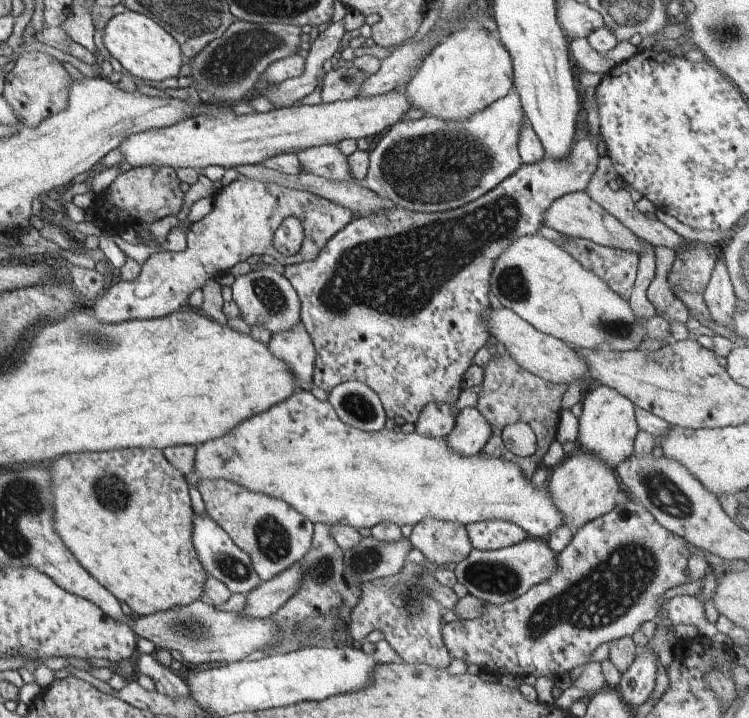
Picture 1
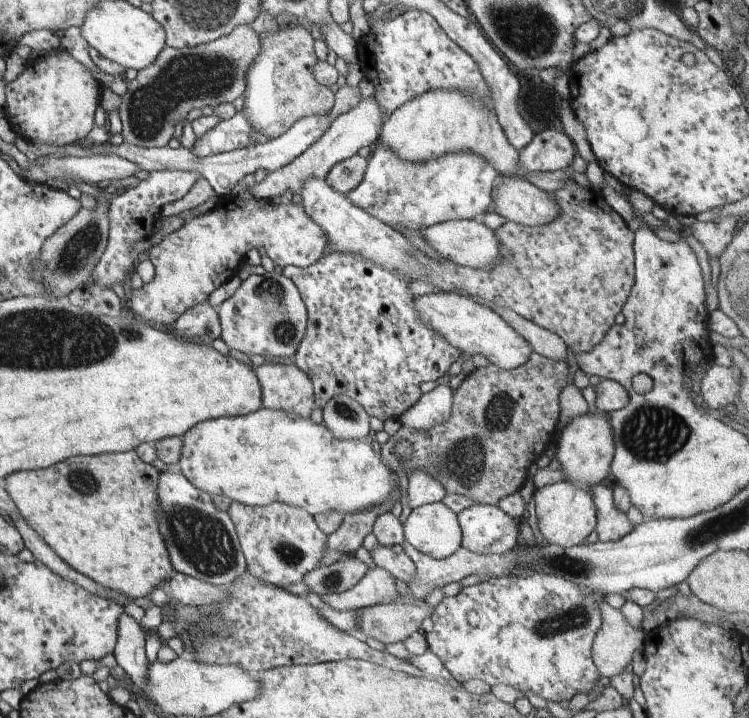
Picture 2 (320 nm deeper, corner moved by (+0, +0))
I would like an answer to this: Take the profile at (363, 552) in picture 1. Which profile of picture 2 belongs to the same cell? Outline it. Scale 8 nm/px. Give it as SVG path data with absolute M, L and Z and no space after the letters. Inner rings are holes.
M355 556L342 558L328 566L318 566L308 571L302 582L314 594L333 595L350 590L366 574L368 566Z

